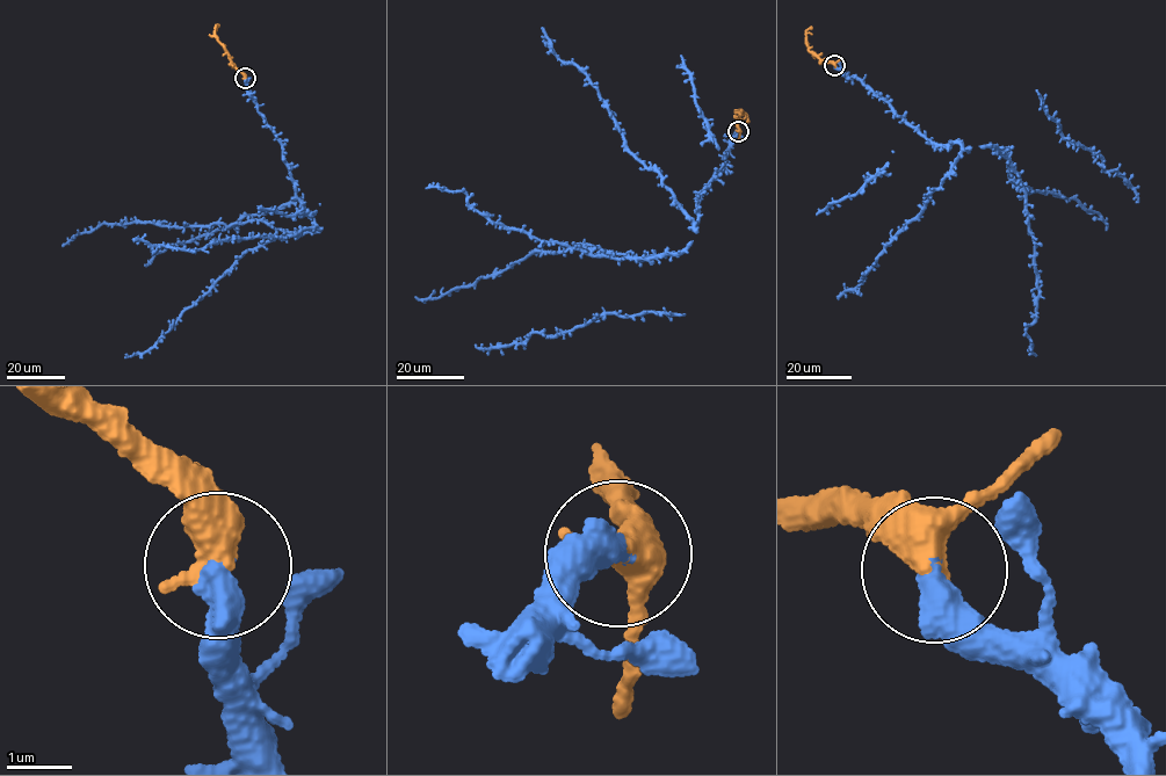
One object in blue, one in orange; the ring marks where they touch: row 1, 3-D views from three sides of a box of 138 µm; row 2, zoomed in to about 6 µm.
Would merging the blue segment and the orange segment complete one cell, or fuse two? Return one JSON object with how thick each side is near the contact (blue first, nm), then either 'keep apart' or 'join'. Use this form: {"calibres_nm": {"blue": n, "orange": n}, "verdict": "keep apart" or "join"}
{"calibres_nm": {"blue": 440, "orange": 420}, "verdict": "join"}

